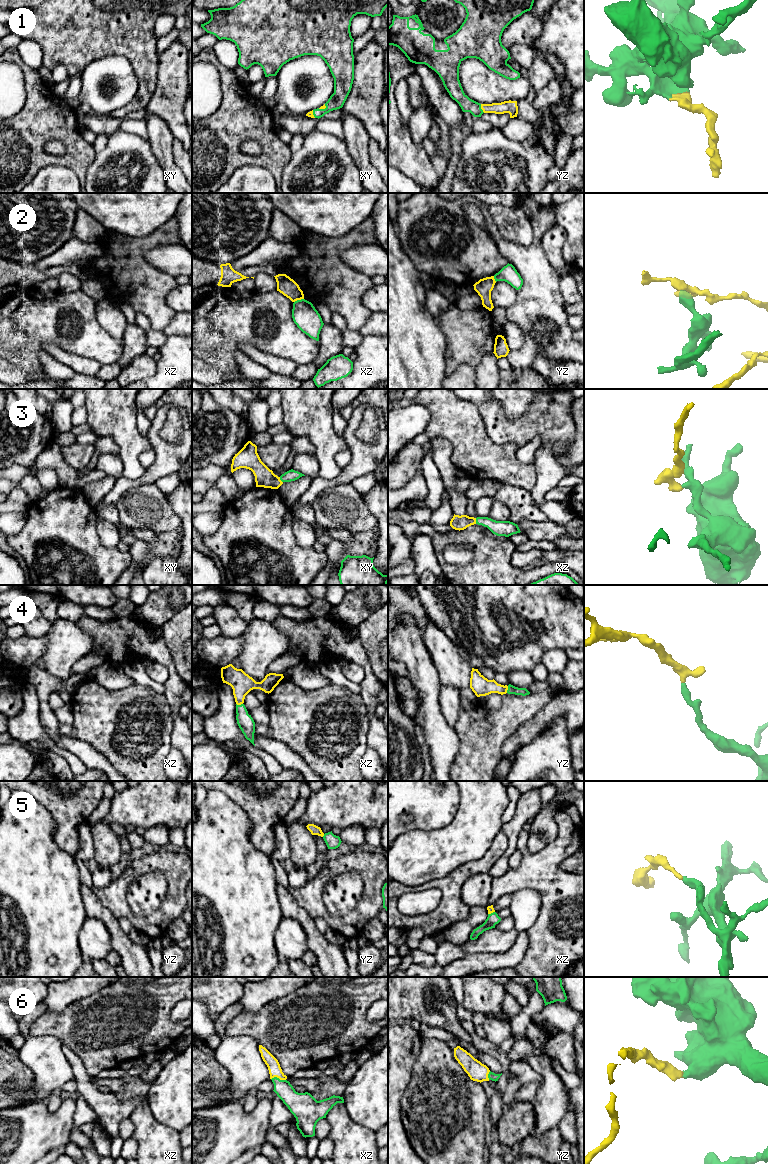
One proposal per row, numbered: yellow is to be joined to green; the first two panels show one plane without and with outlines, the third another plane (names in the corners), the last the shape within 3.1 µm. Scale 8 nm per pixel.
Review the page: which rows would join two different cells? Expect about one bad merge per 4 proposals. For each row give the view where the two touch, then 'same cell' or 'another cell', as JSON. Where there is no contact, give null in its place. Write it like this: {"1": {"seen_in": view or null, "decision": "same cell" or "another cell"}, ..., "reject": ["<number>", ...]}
{"1": {"seen_in": "yz", "decision": "same cell"}, "2": {"seen_in": "xz", "decision": "another cell"}, "3": {"seen_in": "xz", "decision": "same cell"}, "4": {"seen_in": "xz", "decision": "same cell"}, "5": {"seen_in": "yz", "decision": "same cell"}, "6": {"seen_in": "xz", "decision": "same cell"}, "reject": ["2"]}

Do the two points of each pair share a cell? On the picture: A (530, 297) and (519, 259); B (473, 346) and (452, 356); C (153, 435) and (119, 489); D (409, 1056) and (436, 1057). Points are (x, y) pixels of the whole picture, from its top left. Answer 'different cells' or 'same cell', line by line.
A: same cell
B: same cell
C: same cell
D: different cells

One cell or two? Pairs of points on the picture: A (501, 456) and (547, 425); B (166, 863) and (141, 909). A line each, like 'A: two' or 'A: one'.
A: two
B: two

